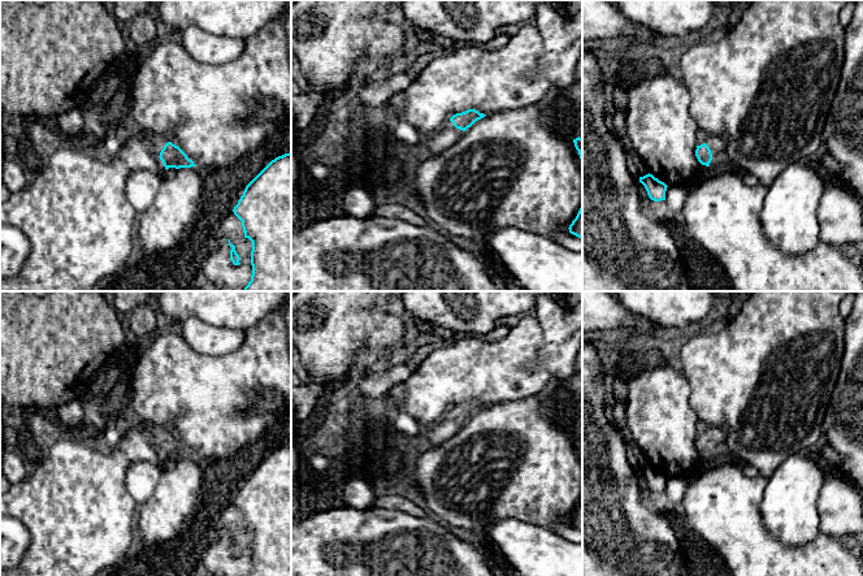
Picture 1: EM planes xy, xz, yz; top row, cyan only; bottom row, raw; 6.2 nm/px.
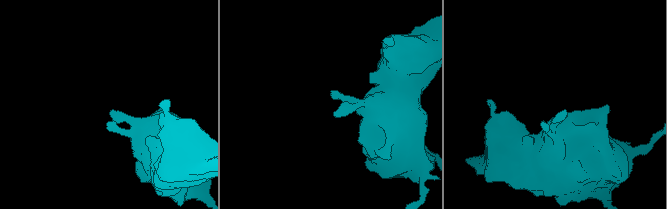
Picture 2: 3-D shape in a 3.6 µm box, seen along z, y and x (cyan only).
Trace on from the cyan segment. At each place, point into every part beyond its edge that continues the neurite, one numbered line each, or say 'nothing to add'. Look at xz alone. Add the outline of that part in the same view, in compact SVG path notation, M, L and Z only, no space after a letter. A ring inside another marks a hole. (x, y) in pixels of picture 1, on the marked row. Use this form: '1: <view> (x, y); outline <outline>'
1: xz (447, 135); outline M448 120L438 131L426 135L424 143L426 144L432 156L438 156L455 144L463 135L464 131L456 129Z

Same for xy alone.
1: xy (156, 141); outline M143 129L139 134L149 143L156 156L160 156L161 150L169 142L162 134L152 133Z

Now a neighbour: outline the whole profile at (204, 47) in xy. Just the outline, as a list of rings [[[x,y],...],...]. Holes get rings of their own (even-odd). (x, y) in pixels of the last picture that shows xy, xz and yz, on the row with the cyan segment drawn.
[[[187,27],[178,40],[188,55],[201,64],[224,65],[237,60],[244,51],[246,40],[214,35],[199,27]]]

